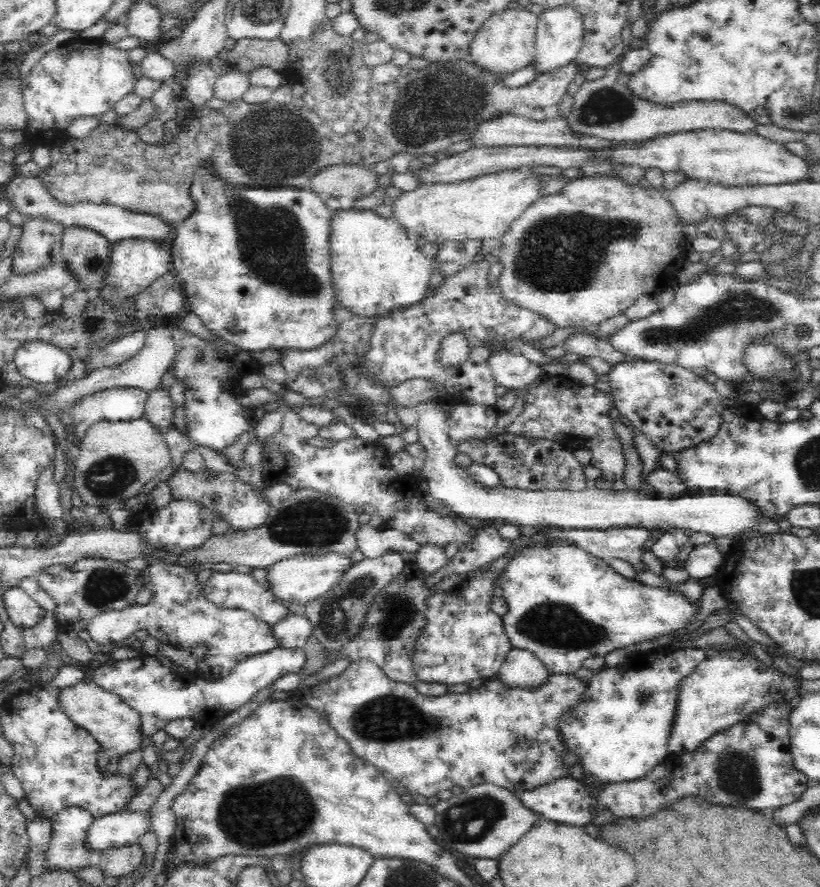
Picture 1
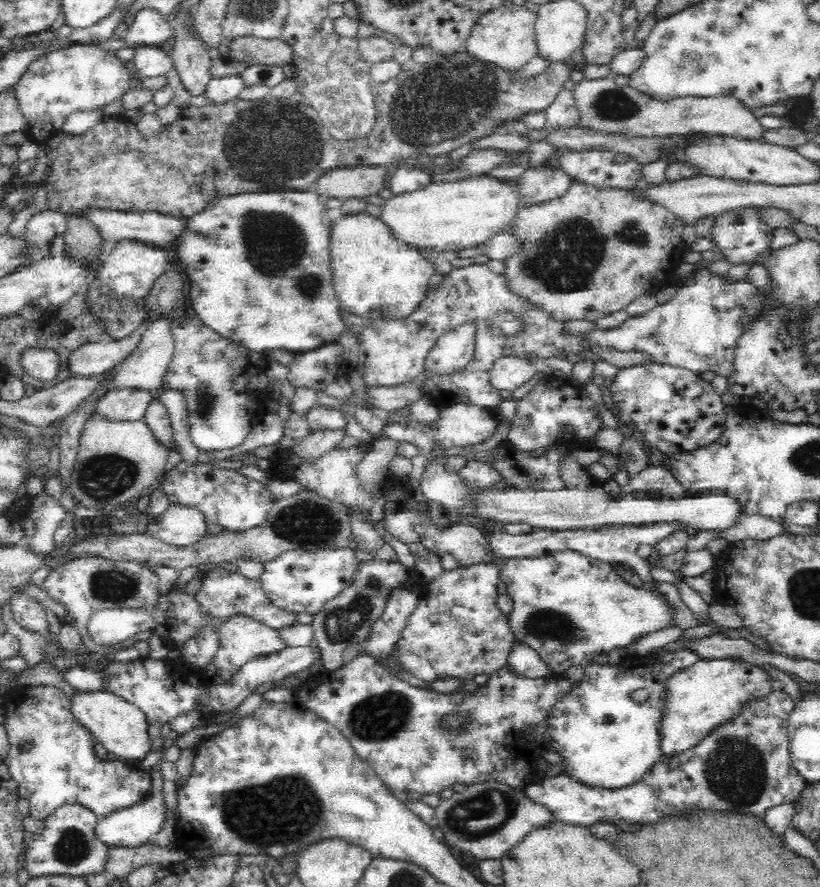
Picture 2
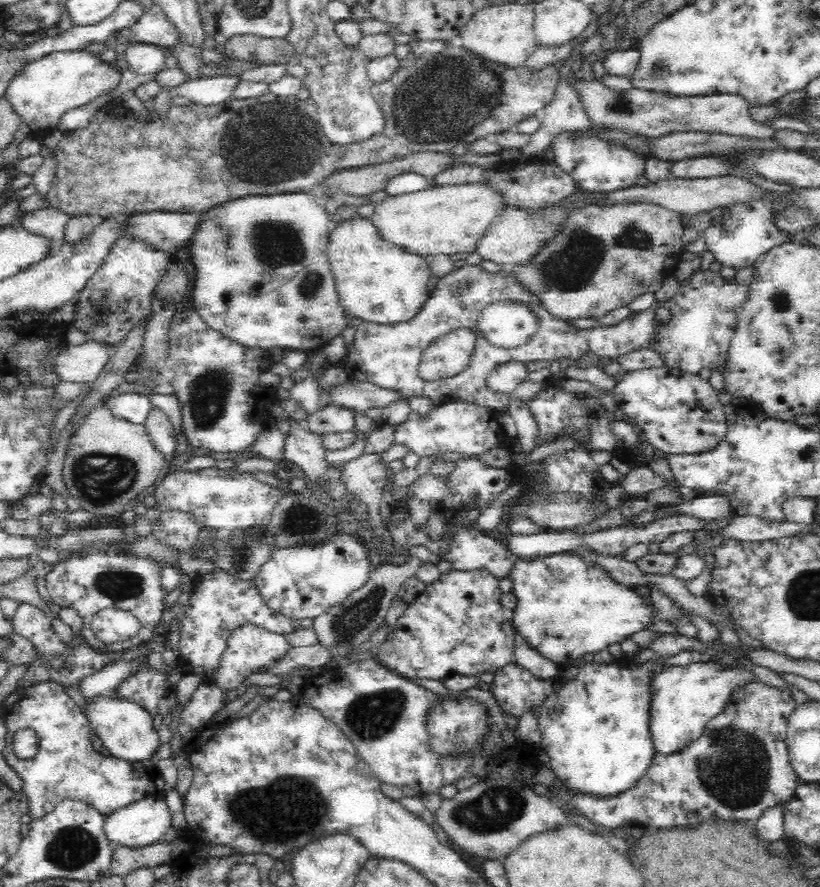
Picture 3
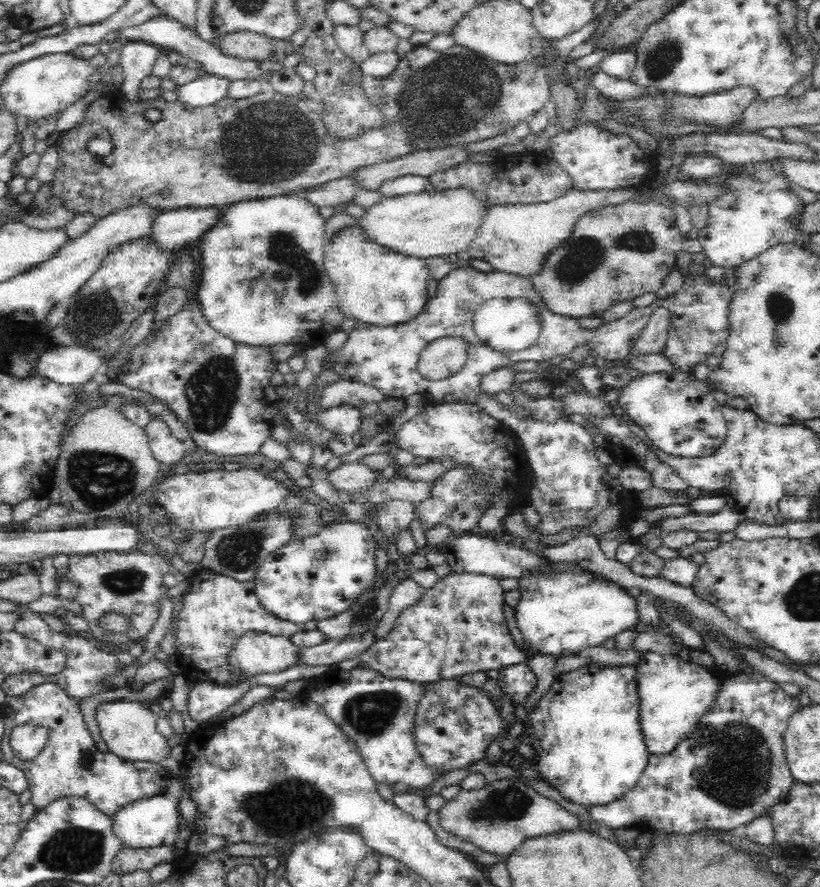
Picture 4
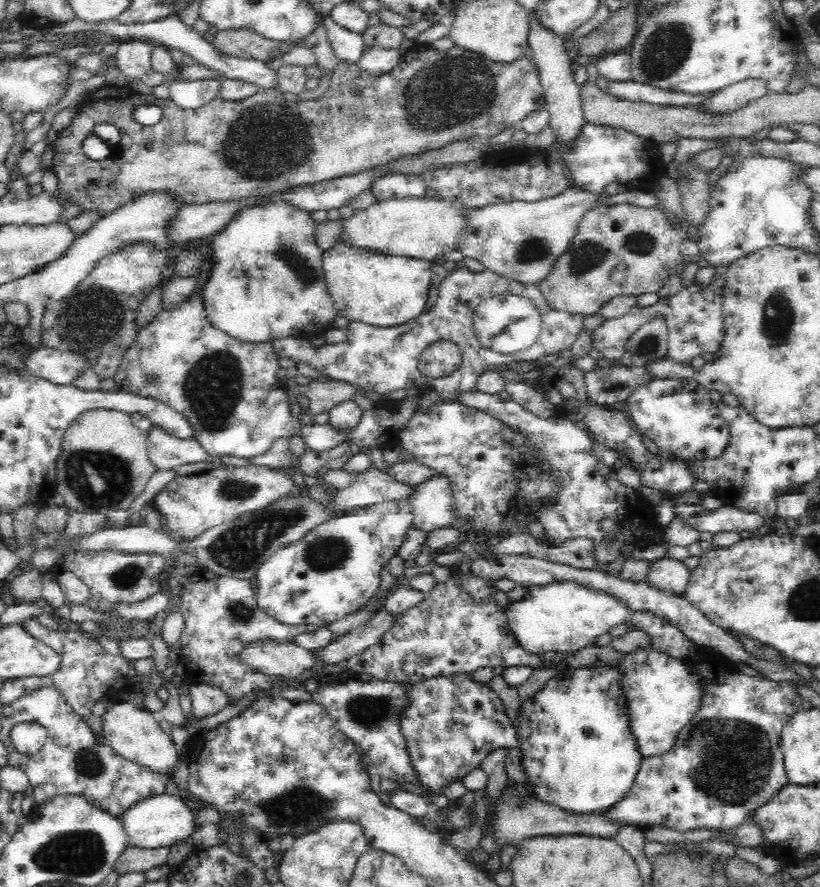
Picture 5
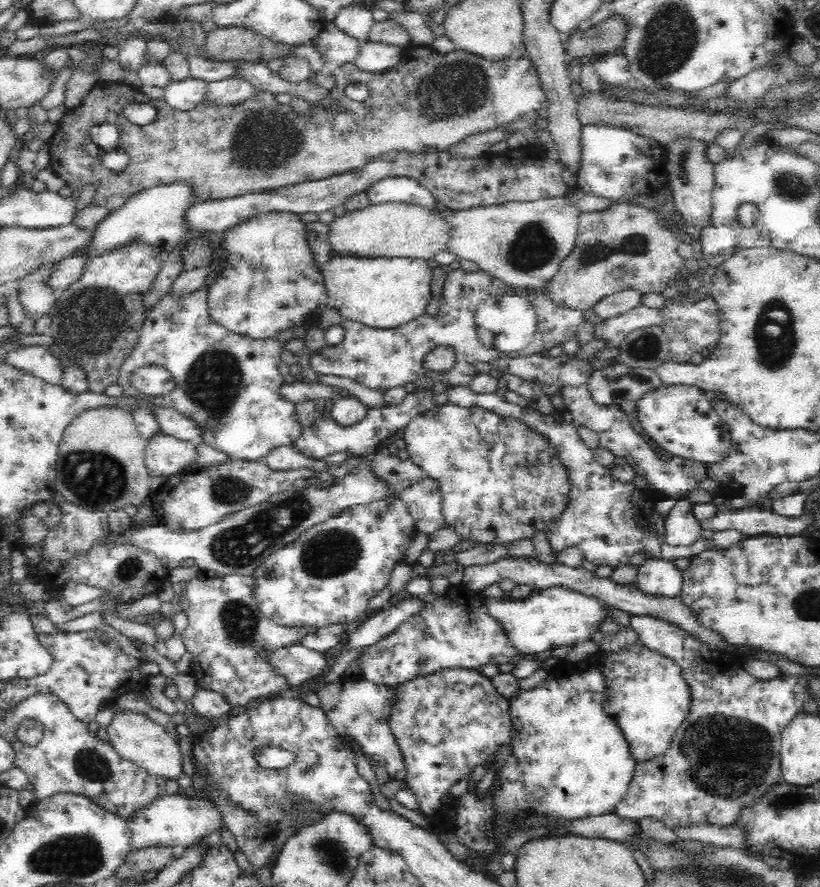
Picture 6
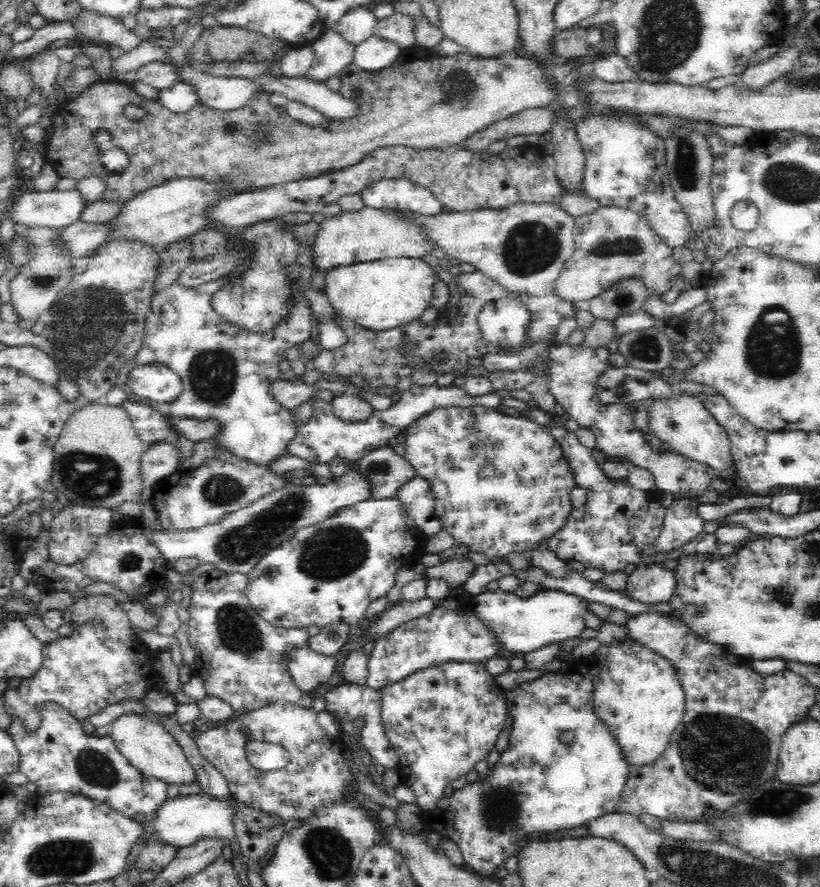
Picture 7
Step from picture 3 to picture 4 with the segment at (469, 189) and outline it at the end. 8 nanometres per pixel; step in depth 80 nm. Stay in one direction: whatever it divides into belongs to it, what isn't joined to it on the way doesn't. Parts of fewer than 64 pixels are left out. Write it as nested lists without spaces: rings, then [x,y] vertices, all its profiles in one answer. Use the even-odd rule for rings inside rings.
[[[463,188],[446,192],[429,189],[415,195],[383,198],[368,207],[360,218],[355,218],[353,228],[359,230],[366,242],[404,256],[448,257],[467,250],[467,244],[473,239],[479,220],[488,207]]]

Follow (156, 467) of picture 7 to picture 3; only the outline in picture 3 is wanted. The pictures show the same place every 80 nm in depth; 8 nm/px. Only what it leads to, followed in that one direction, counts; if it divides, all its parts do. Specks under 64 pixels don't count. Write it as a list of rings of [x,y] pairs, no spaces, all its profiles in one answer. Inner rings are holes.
[[[152,407],[151,414],[143,425],[147,428],[153,449],[168,462],[176,454],[177,432],[166,414],[160,408]]]

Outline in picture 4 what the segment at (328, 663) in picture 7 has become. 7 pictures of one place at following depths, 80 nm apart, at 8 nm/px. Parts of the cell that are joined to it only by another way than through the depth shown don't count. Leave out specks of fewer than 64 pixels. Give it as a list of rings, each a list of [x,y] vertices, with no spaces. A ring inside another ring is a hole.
[[[248,634],[236,640],[230,658],[232,667],[248,674],[274,674],[304,666],[300,649],[289,638],[269,634]]]

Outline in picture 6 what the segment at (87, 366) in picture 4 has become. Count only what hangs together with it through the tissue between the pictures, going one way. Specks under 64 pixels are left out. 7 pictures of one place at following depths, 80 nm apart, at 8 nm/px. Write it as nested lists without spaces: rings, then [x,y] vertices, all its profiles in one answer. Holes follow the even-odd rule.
[[[26,346],[18,350],[9,350],[4,354],[2,362],[29,375],[34,375],[48,384],[61,384],[63,366],[60,360],[48,351],[48,348]]]

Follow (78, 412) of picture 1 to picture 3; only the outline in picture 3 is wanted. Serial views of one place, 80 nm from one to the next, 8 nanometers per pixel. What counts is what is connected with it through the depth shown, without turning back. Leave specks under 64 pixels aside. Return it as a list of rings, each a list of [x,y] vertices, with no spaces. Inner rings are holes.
[[[122,393],[104,403],[115,416],[132,424],[144,424],[151,414],[152,403],[143,394]]]

